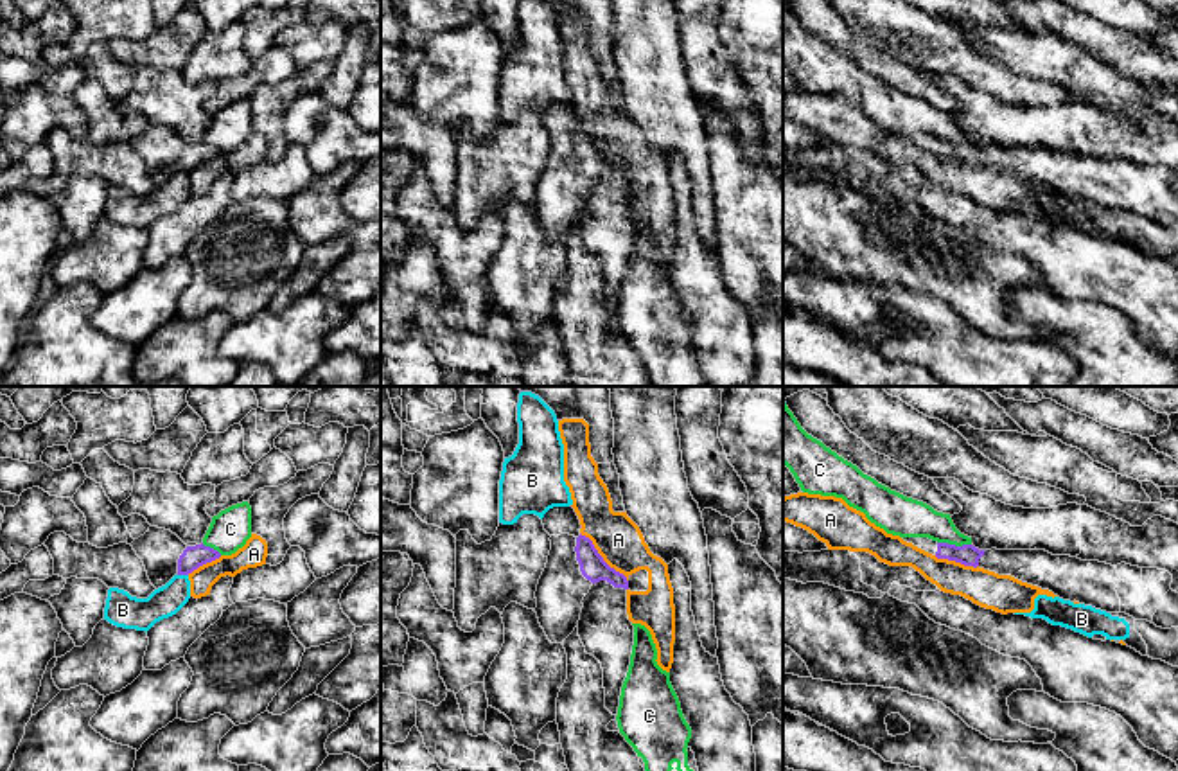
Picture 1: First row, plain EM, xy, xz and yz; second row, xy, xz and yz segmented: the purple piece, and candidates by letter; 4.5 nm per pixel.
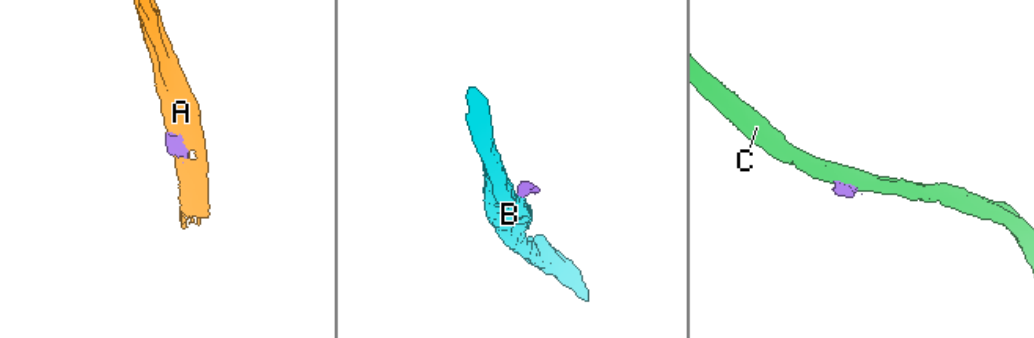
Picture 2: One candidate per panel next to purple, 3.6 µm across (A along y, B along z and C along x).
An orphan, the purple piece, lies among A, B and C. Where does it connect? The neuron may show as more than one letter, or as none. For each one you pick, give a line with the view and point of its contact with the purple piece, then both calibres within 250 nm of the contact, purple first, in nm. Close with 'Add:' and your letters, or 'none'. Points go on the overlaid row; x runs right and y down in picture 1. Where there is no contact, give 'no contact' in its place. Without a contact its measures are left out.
Add: none

